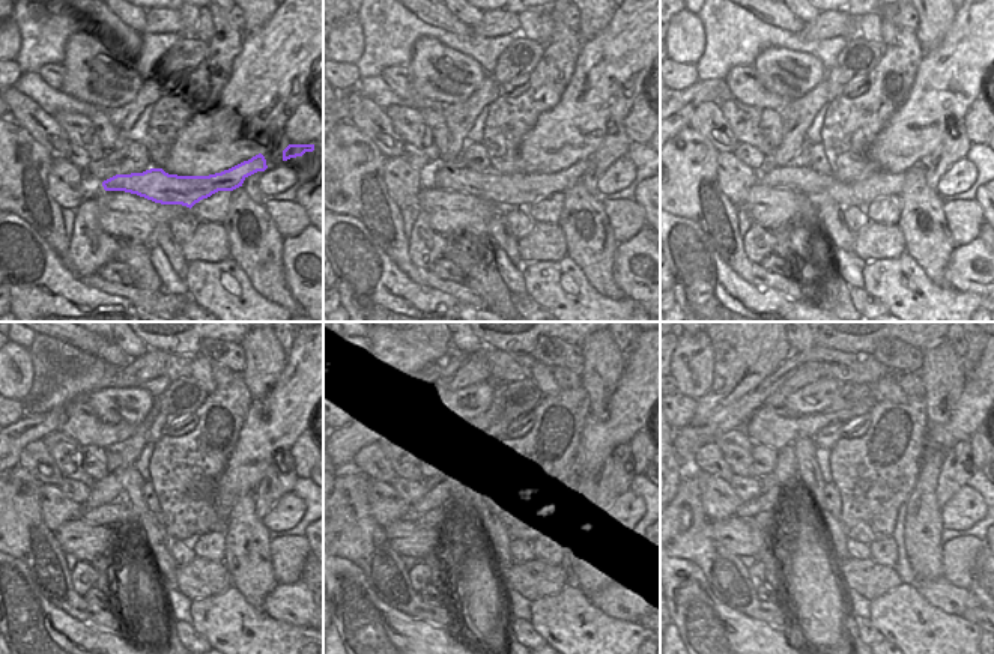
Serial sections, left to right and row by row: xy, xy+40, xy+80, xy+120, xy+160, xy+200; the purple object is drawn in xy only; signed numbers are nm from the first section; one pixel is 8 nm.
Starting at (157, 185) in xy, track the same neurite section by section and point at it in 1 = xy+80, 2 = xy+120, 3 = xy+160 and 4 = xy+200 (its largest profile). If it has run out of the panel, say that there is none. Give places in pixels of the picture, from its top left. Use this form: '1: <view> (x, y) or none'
1: xy+80 (862, 193)
2: xy+120 (106, 514)
3: xy+160 (438, 516)
4: xy+200 (766, 520)

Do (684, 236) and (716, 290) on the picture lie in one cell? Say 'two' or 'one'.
one

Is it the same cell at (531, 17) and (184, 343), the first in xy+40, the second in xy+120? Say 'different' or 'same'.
different

